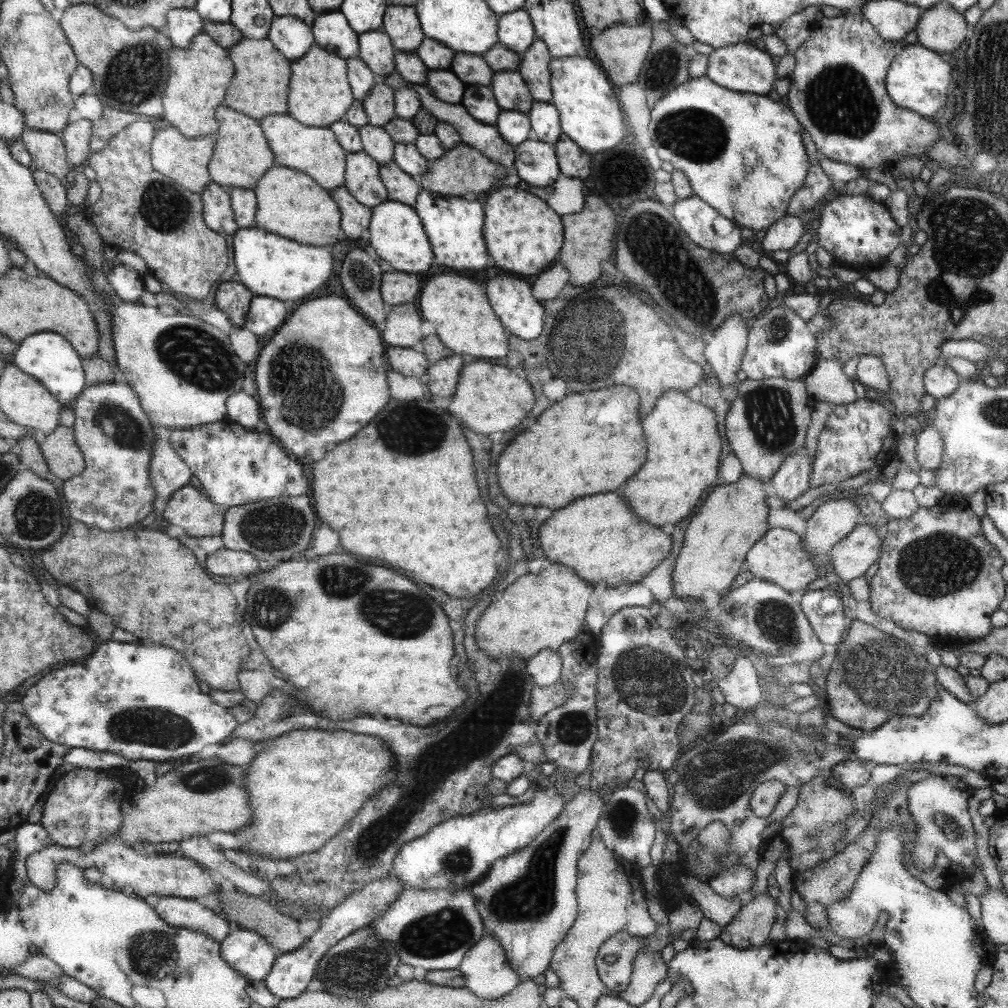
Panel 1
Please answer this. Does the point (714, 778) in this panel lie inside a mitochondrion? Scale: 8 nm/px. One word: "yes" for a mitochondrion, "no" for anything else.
yes

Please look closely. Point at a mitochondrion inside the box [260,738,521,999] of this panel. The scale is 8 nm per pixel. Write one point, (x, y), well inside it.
(440, 932)

